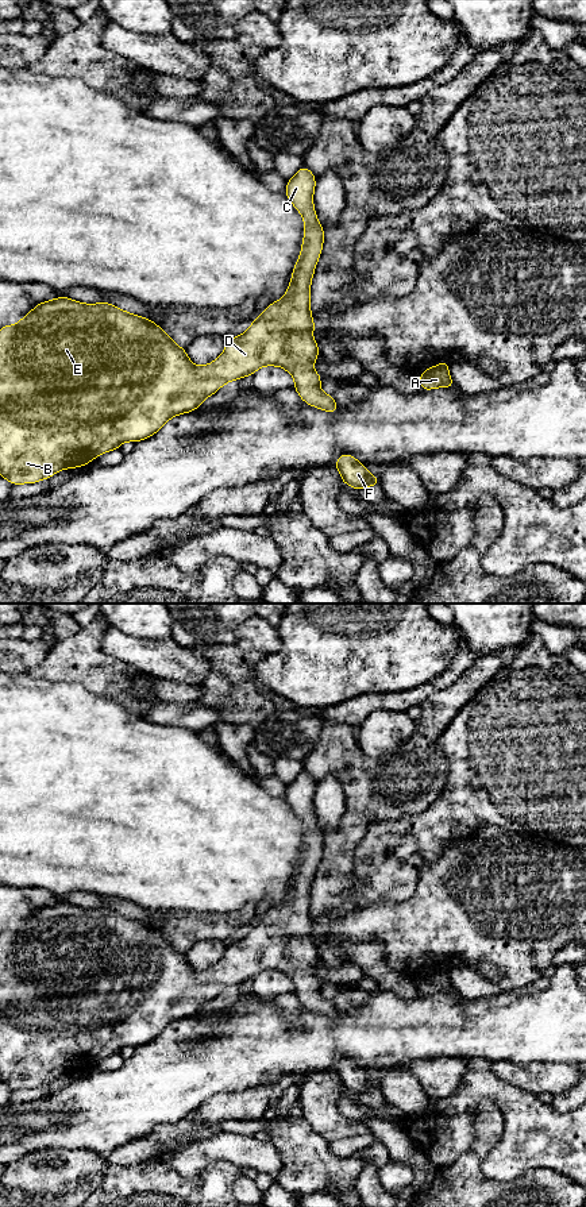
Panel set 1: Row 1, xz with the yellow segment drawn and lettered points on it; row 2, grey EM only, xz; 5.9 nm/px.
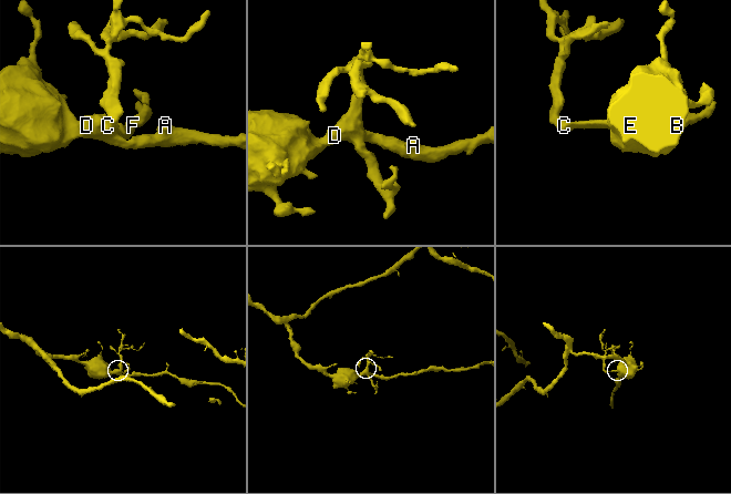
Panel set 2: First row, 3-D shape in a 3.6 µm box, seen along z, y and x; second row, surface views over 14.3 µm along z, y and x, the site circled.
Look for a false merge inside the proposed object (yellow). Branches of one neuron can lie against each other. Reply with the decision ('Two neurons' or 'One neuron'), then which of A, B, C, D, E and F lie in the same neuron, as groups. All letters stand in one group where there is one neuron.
One neuron. Groups: A B C D E F

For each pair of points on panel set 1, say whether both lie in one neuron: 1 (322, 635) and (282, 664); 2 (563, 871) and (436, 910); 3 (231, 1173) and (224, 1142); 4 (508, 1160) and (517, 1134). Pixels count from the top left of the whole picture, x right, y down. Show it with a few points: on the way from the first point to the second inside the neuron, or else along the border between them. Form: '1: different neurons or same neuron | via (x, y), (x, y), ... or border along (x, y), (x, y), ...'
1: same neuron | via (312, 644), (292, 664)
2: same neuron | via (532, 897), (485, 898), (467, 903)
3: different neurons | border along (241, 1167), (218, 1160), (211, 1163), (199, 1175)
4: same neuron | via (515, 1153), (517, 1150), (517, 1141)

